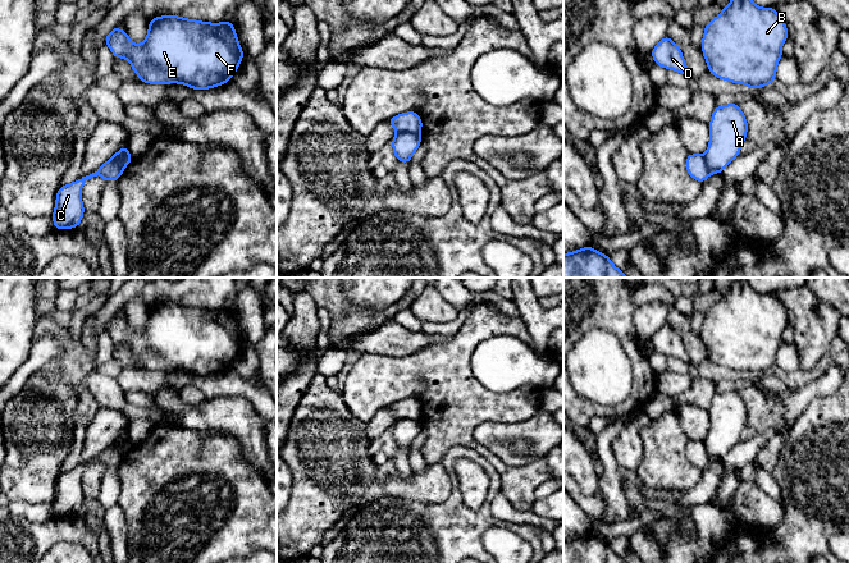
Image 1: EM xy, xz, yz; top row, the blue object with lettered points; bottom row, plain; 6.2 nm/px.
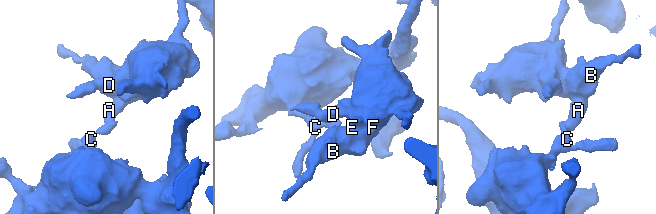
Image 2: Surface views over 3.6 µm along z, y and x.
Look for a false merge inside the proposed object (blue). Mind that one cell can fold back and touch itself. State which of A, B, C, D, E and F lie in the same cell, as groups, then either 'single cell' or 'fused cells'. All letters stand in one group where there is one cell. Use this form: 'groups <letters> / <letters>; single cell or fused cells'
groups A B D E F / C; fused cells

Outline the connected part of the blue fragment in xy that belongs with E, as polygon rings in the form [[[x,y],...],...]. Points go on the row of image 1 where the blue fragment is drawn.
[[[178,15],[152,18],[147,36],[141,45],[133,44],[127,31],[117,26],[104,42],[111,50],[114,59],[123,58],[131,63],[133,72],[143,83],[163,86],[179,83],[195,91],[214,88],[229,82],[245,55],[230,20],[209,23]]]

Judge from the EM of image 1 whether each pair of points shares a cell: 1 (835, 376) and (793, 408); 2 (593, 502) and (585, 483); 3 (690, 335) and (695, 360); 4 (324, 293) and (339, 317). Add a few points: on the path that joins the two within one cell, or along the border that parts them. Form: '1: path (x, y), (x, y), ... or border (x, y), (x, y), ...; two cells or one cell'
1: path (825, 385), (811, 390), (803, 398); one cell
2: border (576, 483), (583, 493), (596, 493); two cells
3: path (692, 342), (695, 353); one cell
4: path (331, 300), (339, 311); one cell

